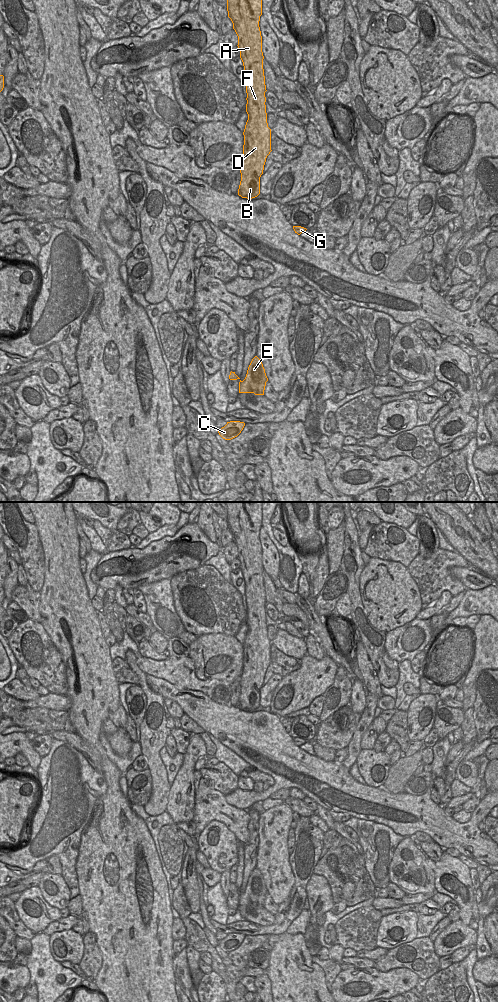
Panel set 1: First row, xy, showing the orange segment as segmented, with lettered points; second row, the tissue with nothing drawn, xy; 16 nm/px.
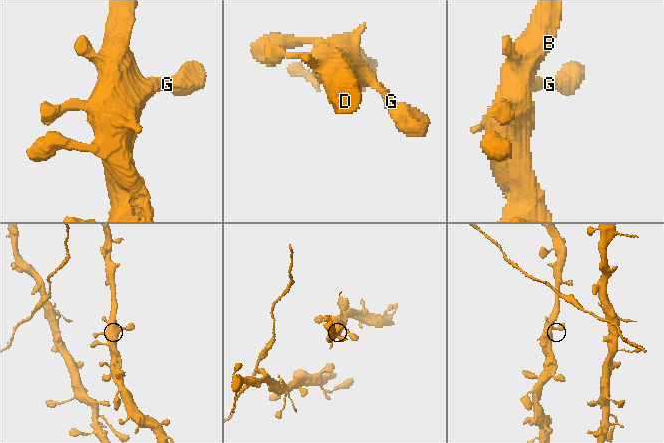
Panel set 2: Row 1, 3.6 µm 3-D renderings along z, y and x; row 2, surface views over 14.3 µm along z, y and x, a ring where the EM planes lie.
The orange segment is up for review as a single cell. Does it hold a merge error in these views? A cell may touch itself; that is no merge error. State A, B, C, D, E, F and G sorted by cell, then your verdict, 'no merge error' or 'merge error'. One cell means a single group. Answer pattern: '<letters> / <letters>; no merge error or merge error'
A B C D E F G; no merge error

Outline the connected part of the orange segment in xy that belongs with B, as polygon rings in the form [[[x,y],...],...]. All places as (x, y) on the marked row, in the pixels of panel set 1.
[[[227,0],[228,17],[238,36],[240,58],[245,70],[248,120],[243,132],[243,159],[238,195],[252,199],[260,194],[260,177],[271,150],[267,123],[262,36],[259,27],[262,0]]]

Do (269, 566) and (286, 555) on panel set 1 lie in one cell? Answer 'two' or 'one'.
two

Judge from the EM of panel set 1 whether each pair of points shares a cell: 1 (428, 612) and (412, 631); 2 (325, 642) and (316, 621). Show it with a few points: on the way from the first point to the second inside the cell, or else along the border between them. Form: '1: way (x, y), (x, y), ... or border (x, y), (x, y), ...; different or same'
1: border (416, 617), (429, 619); different
2: way (325, 637), (318, 626); same

